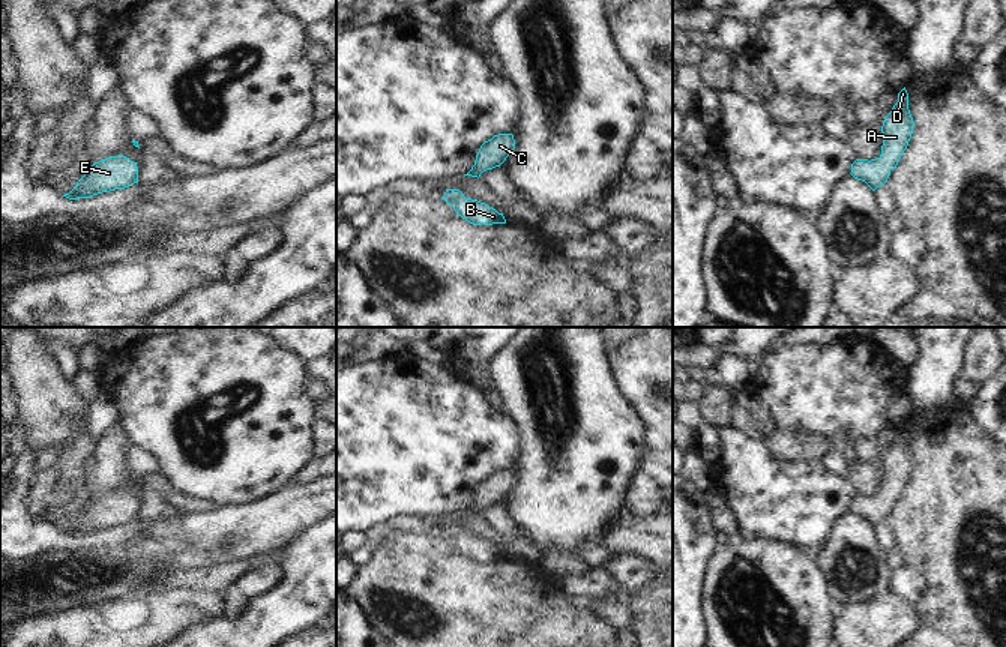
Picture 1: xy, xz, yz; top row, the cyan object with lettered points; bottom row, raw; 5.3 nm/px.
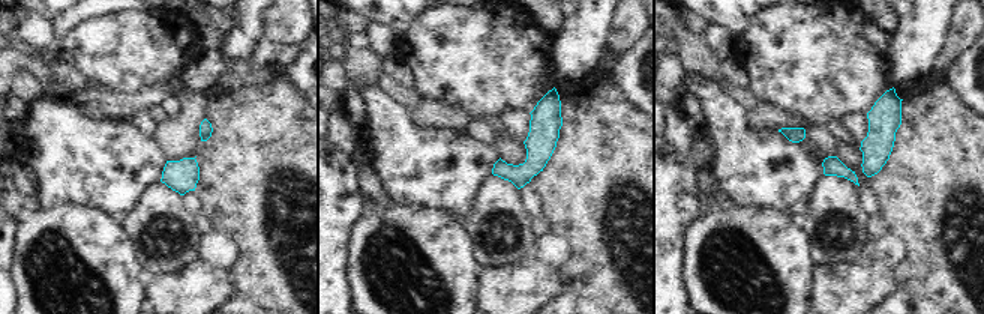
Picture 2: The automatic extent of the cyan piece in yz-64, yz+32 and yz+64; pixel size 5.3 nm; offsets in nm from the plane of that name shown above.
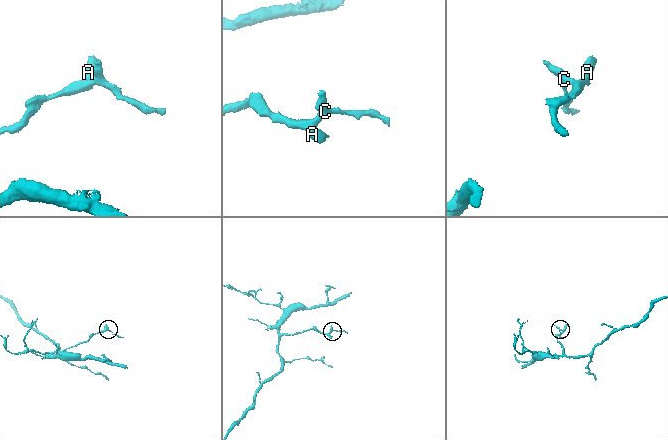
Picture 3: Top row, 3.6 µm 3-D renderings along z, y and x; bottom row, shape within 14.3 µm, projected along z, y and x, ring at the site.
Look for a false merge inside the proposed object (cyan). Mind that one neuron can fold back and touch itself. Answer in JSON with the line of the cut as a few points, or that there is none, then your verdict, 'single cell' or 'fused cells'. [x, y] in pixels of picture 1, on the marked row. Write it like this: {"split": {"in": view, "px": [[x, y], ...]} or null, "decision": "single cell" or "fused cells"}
{"split": null, "decision": "single cell"}

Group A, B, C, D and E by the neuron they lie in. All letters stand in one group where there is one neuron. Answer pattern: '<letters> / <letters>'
A B C D E

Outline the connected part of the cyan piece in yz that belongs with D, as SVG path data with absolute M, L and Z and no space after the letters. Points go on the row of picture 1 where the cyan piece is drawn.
M905 87L898 93L898 102L884 117L881 132L881 155L875 159L856 159L851 164L851 176L865 182L872 191L883 186L893 168L896 168L904 150L908 146L914 128L908 110L908 93Z

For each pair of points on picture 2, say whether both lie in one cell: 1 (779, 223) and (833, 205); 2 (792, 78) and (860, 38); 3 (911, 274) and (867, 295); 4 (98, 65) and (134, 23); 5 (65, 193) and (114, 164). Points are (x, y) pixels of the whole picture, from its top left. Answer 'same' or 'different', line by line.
1: different
2: same
3: different
4: same
5: same

